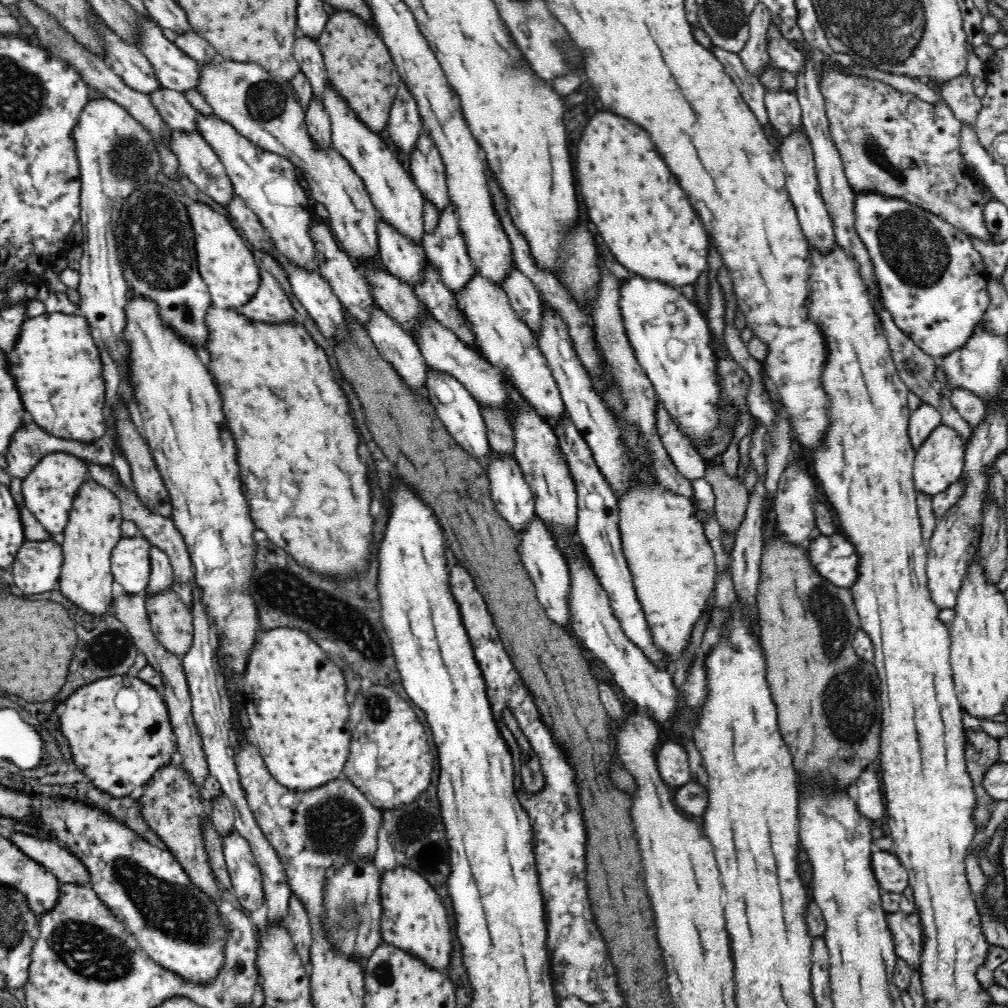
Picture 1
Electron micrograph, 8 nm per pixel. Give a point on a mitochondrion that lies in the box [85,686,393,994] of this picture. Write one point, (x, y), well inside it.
(174, 912)

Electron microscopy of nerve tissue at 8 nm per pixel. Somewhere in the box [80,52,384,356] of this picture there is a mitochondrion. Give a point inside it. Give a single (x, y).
(157, 244)

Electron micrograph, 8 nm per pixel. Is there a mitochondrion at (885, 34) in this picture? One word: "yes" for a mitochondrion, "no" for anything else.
yes

